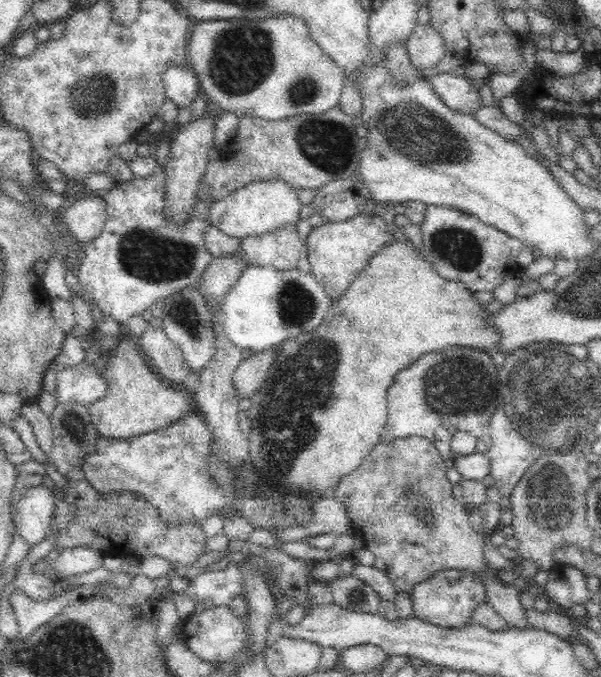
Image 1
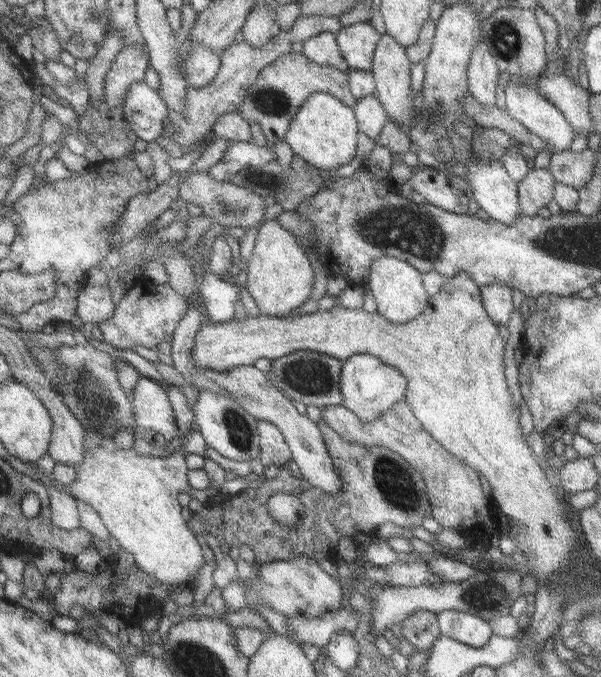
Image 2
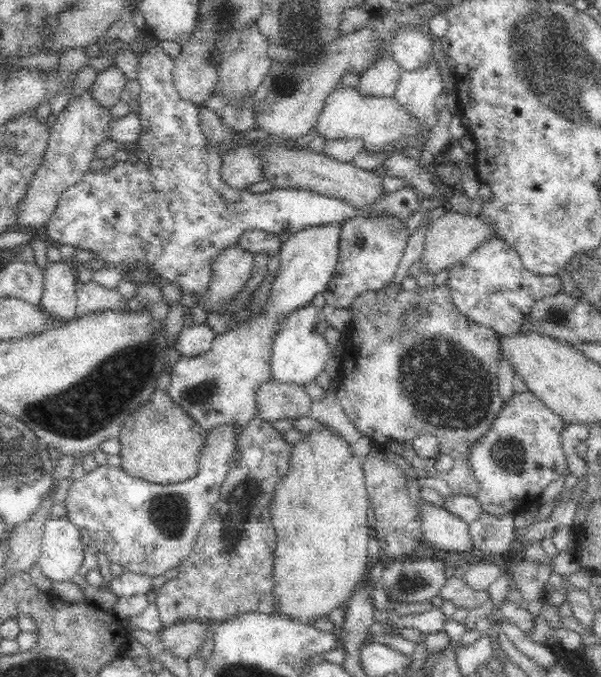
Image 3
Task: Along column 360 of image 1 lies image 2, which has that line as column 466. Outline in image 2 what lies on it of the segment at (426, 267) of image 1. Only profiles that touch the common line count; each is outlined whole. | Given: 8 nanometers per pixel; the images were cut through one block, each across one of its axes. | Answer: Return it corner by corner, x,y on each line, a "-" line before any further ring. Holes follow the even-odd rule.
463,271
456,272
451,278
448,278
441,286
439,293
434,296
428,297
427,307
423,309
415,318
408,320
403,324
393,324
387,322
380,314
376,312
368,313
364,312
361,308
350,310
347,308
332,307
325,311
316,311
310,314
300,314
291,318
286,317
274,317
269,315
258,314
256,316
250,316
245,320
231,320
224,323
203,323
199,332
196,334
195,348
193,348
193,358
197,363
199,370
211,369
218,370
219,372
229,372
237,367
251,366
259,360
259,358
267,358
270,361
275,361
277,359
283,358
284,356
290,355
292,352
298,350
308,350
309,352
318,352
319,354
326,354
331,358
336,358
337,360
344,361
351,355
355,354
366,354
375,355
383,364
391,365
396,371
399,371
406,378
406,391
404,392
403,400
407,403
407,406
411,409
413,416
420,422
422,430
425,430
439,446
447,449
447,452
454,454
458,461
463,461
469,468
475,469
477,474
482,474
487,482
489,483
489,488
492,489
491,498
495,502
495,506
499,508
499,512
502,513
503,521
505,526
509,527
510,534
516,544
516,551
521,550
523,552
525,559
527,559
527,564
525,564
521,571
524,575
531,575
535,578
539,585
549,584
549,576
551,574
559,574
563,570
565,564
573,562
573,552
577,552
577,540
579,541
580,535
577,530
577,526
574,521
573,513
566,507
565,513
562,511
561,502
565,500
566,497
559,498
555,495
555,487
551,486
546,481
546,476
541,468
541,460
537,460
527,443
525,443
524,435
519,431
518,425
518,409
514,409
509,396
509,391
507,391
507,385
505,385
505,377
503,376
503,345
504,340
499,336
498,325
491,322
488,314
483,310
480,298
480,288
477,284
471,280
470,276

